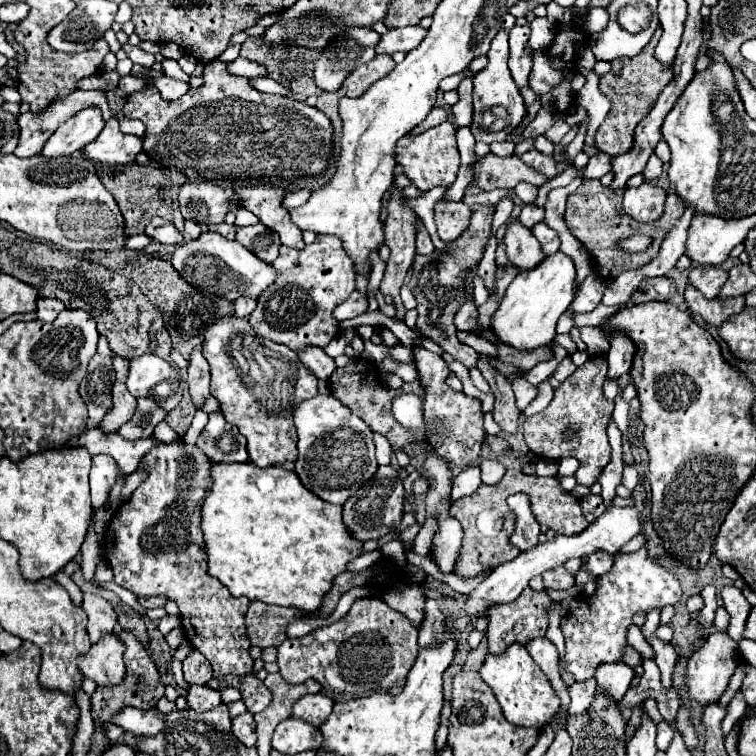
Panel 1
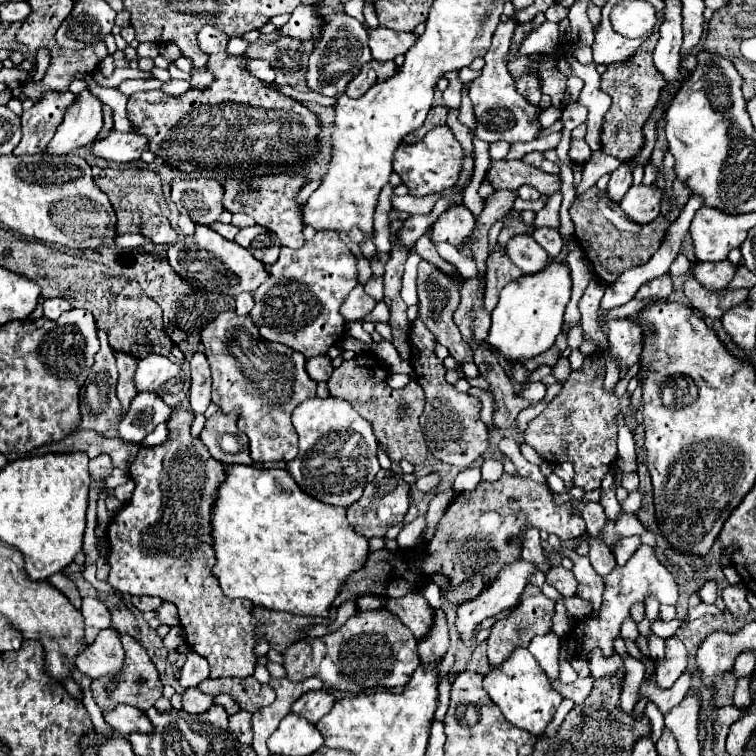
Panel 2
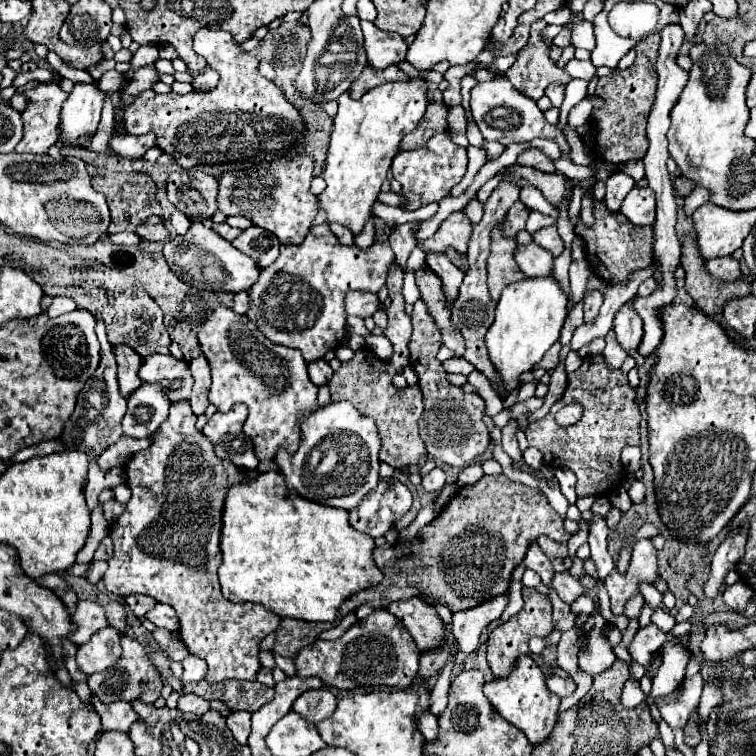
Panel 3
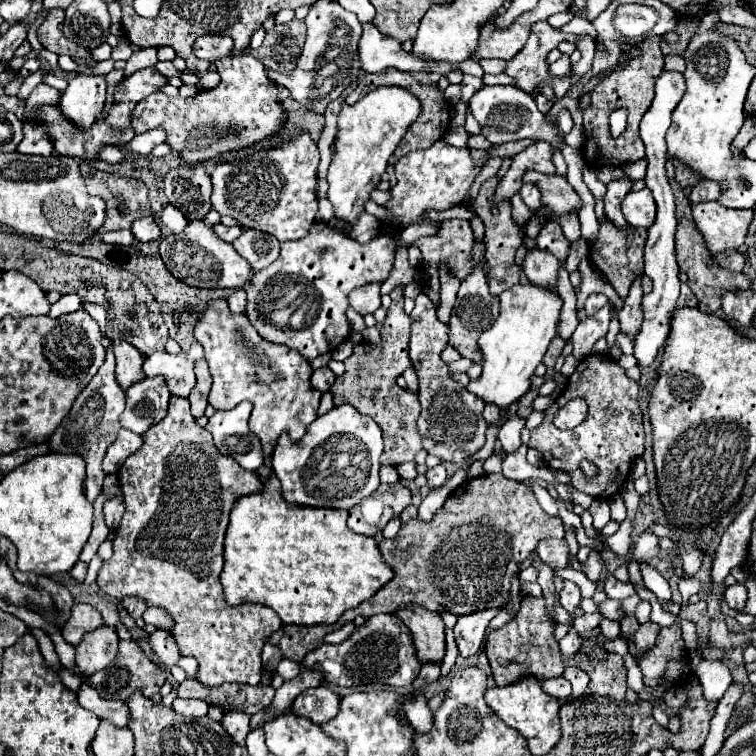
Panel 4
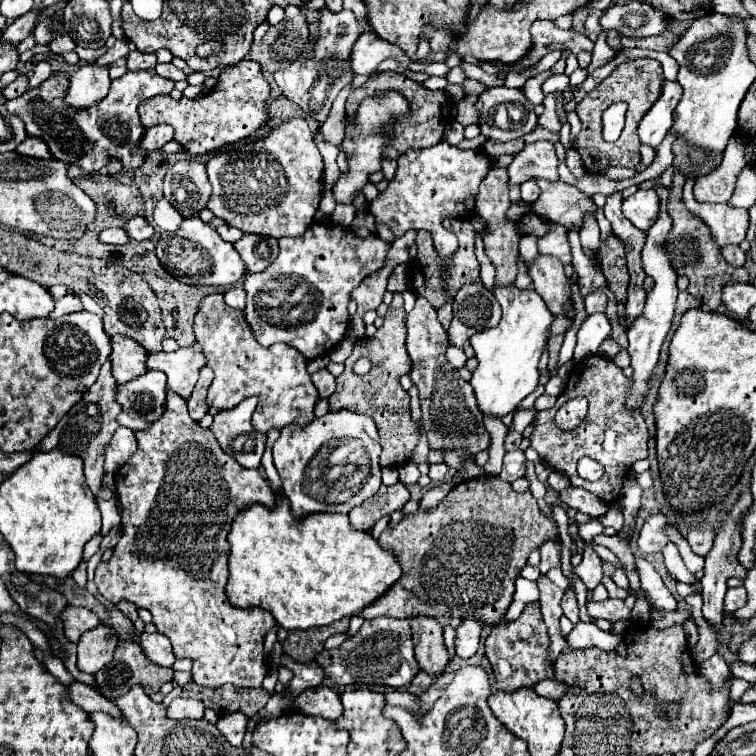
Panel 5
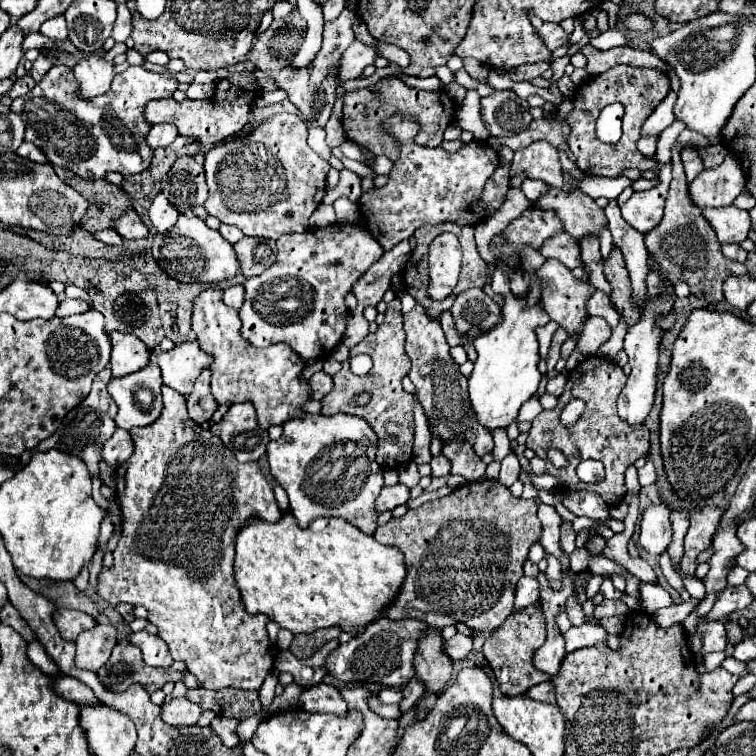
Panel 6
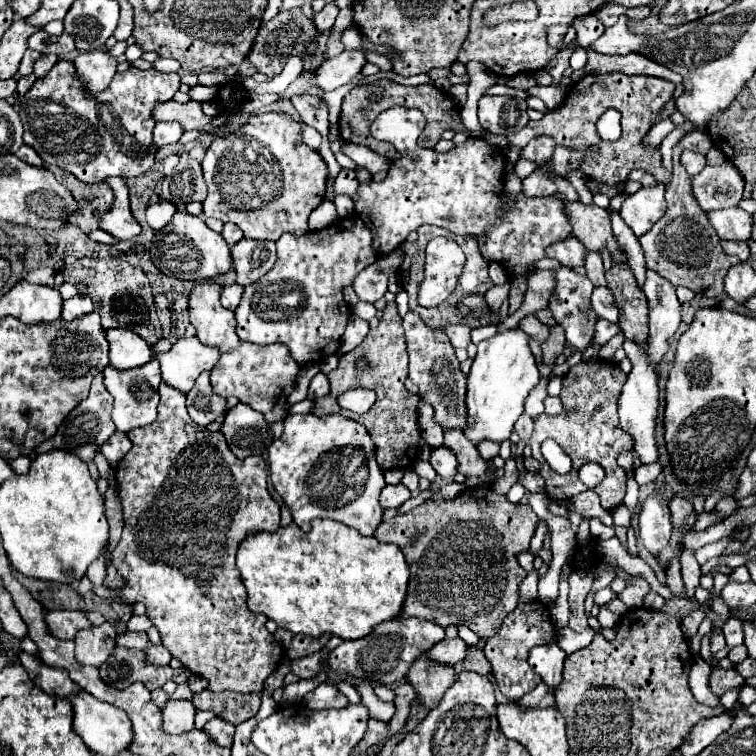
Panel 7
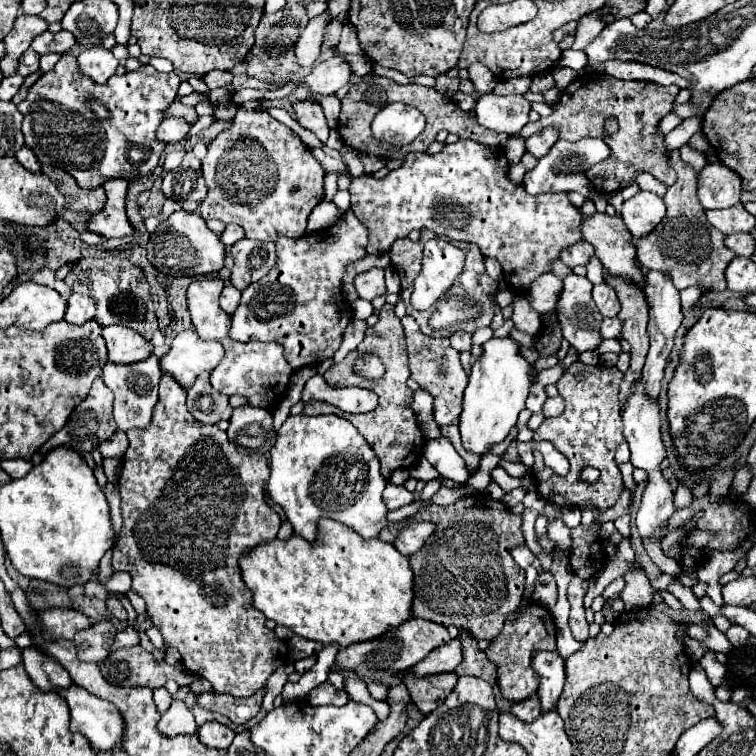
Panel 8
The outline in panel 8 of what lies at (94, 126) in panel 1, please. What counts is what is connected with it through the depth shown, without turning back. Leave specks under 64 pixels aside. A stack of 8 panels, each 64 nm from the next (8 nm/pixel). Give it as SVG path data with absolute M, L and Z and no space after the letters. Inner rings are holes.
M96 46L96 48L88 48L82 50L78 54L78 66L80 70L90 76L96 84L106 84L108 78L112 74L116 74L118 68L118 60L112 56L110 50Z

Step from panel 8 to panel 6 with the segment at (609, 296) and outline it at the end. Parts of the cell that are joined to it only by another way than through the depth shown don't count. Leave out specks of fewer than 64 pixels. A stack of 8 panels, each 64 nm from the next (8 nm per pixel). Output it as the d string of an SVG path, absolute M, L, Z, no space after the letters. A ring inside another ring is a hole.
M596 290L596 292L590 296L586 308L588 308L588 314L590 314L590 316L602 316L612 328L616 328L618 324L618 312L610 306L608 294Z

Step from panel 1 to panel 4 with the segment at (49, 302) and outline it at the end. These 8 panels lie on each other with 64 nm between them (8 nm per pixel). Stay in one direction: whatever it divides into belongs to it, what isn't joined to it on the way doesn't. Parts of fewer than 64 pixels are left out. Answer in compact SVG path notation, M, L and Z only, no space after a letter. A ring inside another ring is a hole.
M66 294L56 304L52 304L48 316L58 318L62 314L70 314L70 312L76 312L76 310L80 310L80 298L74 296L74 294Z

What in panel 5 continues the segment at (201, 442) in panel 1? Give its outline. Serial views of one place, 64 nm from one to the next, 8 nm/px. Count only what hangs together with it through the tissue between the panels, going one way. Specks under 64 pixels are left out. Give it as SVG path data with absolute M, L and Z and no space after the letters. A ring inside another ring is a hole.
M254 398L242 400L236 408L218 412L210 426L222 450L234 456L244 468L260 468L260 460L266 448L266 436L256 432L250 424L254 408Z

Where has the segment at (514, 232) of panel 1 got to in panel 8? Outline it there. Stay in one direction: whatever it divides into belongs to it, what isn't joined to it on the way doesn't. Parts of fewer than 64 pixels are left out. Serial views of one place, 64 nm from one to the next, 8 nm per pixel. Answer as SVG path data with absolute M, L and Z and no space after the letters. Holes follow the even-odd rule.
M568 274L558 294L556 316L562 326L564 338L578 350L596 350L602 342L600 322L602 316L592 300L592 282L586 276Z

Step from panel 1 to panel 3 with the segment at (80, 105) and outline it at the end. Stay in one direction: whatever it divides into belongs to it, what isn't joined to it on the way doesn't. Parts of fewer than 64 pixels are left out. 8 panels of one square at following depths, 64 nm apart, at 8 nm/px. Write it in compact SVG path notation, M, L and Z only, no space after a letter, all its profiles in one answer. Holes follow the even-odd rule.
M38 84L28 92L28 98L30 104L22 112L24 138L18 142L16 152L46 154L46 150L58 140L58 114L68 92L56 84Z

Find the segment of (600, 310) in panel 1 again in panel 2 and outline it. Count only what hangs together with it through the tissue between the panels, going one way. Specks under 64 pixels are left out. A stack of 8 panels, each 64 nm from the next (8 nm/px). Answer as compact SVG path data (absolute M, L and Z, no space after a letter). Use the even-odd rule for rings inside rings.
M630 300L628 304L614 308L610 311L604 312L601 308L598 311L598 321L600 322L604 316L608 320L613 320L616 318L622 318L626 316L636 316L644 306L648 306L650 302L640 302L640 300Z

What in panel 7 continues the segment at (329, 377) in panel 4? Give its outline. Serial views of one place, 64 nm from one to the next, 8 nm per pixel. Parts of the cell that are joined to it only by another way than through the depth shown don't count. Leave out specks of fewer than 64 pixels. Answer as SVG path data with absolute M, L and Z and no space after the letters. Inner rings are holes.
M316 374L310 382L310 388L308 388L308 398L310 400L316 400L316 398L322 398L330 392L330 382L328 382L328 376L326 374Z

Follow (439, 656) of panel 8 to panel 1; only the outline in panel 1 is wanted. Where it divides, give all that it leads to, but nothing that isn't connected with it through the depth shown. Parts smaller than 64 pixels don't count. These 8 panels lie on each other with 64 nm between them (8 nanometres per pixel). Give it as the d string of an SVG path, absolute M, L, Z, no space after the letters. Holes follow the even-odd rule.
M624 506L624 508L610 508L606 510L600 518L596 518L584 532L574 534L574 536L556 536L554 540L548 540L544 544L536 544L526 552L520 552L518 558L498 566L476 590L468 594L468 602L464 610L470 616L482 616L484 610L490 604L506 604L512 602L520 596L520 592L528 586L532 576L540 576L546 570L562 566L570 558L588 558L596 550L604 550L608 554L616 554L632 536L640 534L640 514L634 506Z

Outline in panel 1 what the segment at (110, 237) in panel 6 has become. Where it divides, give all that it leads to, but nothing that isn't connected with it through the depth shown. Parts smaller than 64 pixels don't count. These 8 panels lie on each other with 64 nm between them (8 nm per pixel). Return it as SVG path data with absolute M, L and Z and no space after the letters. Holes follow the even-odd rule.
M142 234L142 236L128 236L128 240L126 240L126 248L132 248L132 250L142 250L142 248L146 248L150 244L152 244L152 238L148 238L146 234Z

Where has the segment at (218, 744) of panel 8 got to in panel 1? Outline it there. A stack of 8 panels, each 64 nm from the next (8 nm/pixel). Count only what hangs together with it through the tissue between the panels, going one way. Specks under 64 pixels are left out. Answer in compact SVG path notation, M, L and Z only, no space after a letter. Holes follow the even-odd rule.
M244 712L236 718L232 718L232 732L244 746L254 746L254 742L256 742L254 716L250 712Z

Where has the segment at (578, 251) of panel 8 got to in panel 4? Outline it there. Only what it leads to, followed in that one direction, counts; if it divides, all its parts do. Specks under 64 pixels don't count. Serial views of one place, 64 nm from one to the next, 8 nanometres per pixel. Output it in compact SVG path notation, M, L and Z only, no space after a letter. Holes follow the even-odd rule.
M548 220L548 222L542 226L540 234L536 236L536 246L538 246L540 250L546 250L546 252L554 254L560 262L564 262L566 256L568 256L568 252L570 252L570 244L568 244L566 236L562 234L560 224L554 222L554 220Z

